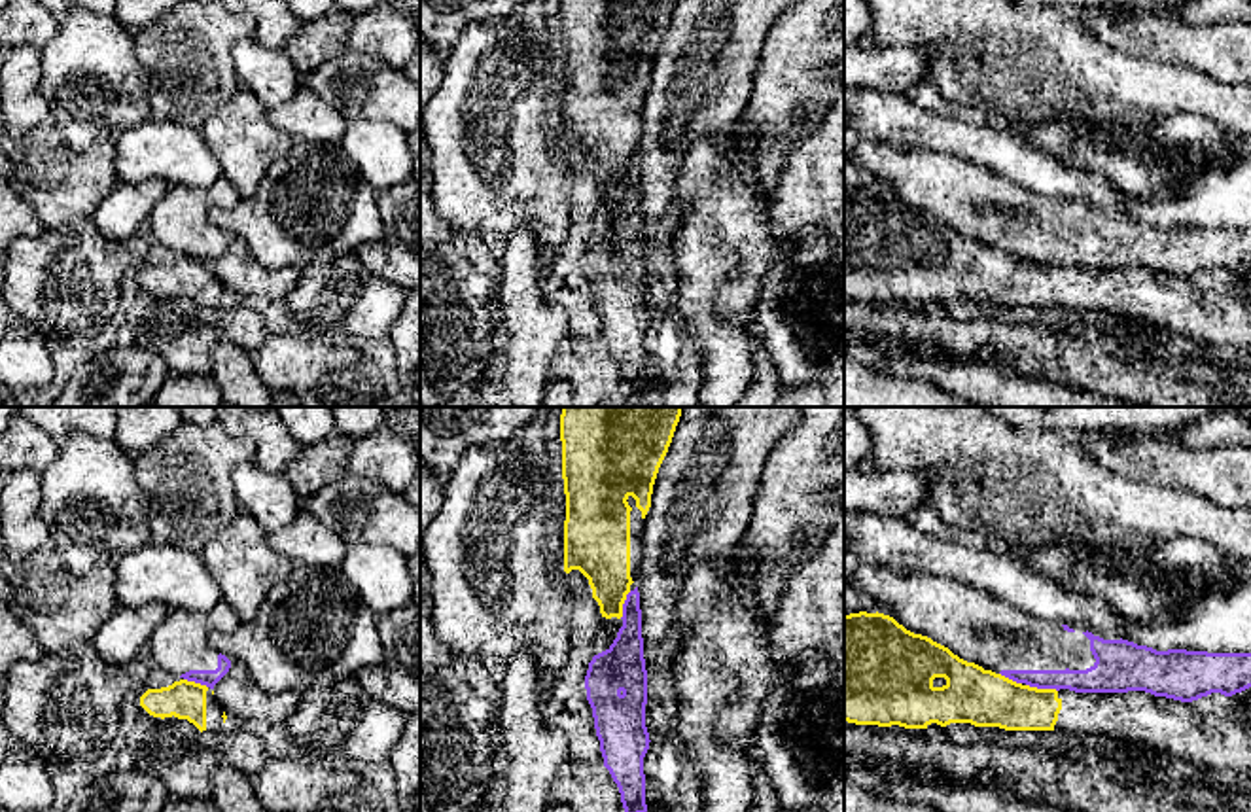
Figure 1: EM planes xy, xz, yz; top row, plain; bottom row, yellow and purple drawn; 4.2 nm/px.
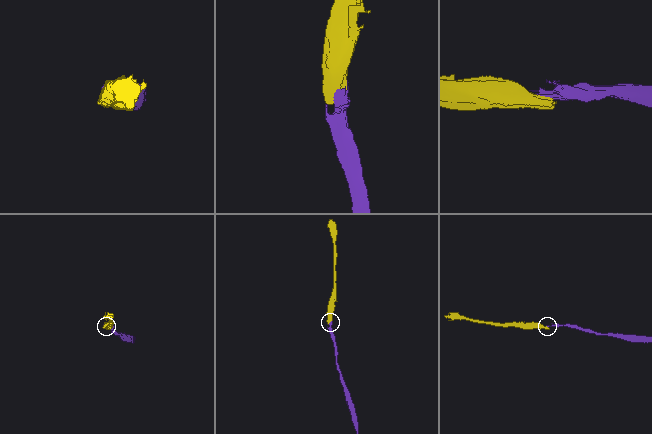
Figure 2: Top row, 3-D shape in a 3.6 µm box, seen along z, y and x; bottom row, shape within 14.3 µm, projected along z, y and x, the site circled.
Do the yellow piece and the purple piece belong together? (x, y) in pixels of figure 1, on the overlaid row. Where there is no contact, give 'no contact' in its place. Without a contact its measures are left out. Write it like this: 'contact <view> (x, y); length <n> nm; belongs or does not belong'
contact yz (1041, 689); length 140 nm; does not belong

